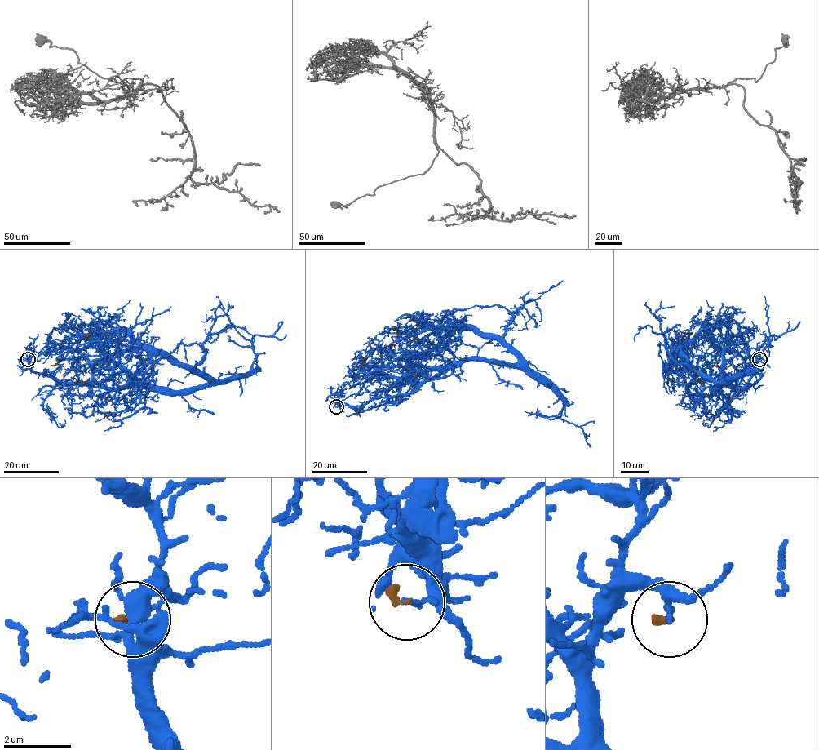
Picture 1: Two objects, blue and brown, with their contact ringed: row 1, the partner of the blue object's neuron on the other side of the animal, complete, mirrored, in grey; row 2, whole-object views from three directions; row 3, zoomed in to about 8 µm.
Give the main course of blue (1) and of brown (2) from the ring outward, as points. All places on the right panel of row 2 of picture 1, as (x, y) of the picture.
1: (760, 358), (752, 384), (712, 390), (716, 384), (683, 352), (702, 331), (718, 351), (689, 387)
2: (760, 358), (711, 366), (682, 341), (700, 383), (730, 397), (728, 399)

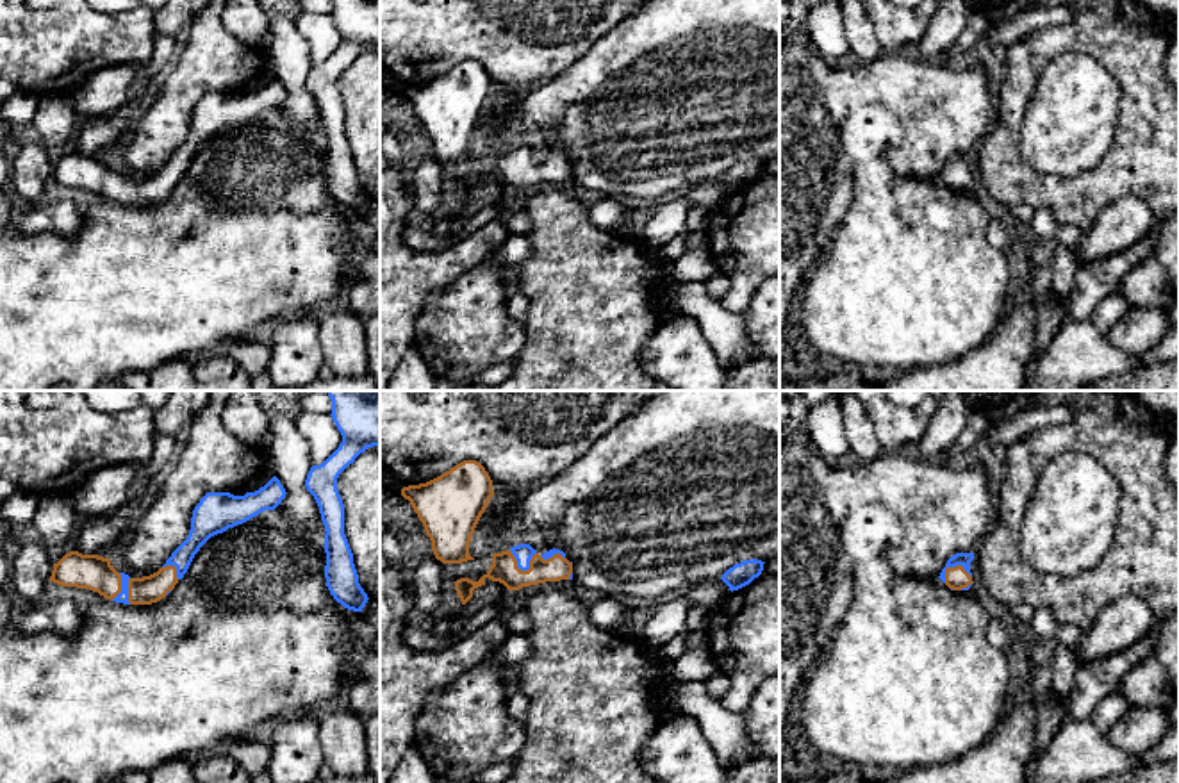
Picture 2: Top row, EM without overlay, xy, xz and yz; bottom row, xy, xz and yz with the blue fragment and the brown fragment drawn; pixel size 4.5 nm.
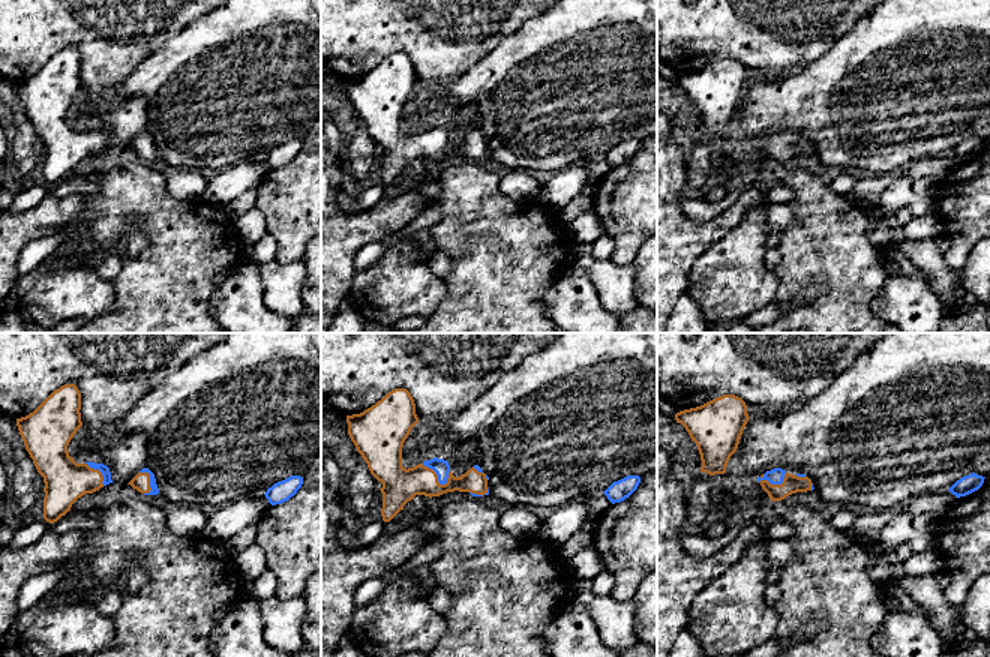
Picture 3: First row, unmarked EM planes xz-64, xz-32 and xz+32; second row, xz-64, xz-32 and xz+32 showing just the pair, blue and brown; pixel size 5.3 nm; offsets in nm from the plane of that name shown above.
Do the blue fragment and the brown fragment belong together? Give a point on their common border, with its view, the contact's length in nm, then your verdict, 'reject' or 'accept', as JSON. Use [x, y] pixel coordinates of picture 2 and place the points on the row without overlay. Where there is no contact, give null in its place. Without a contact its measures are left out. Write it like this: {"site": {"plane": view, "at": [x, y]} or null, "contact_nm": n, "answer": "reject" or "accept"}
{"site": {"plane": "xz", "at": [518, 164]}, "contact_nm": 130, "answer": "reject"}

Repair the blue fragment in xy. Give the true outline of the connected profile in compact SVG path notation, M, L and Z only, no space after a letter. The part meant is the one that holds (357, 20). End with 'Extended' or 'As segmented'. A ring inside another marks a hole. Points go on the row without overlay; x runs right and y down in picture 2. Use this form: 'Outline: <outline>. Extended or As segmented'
Outline: M332 0L330 16L342 43L323 64L310 68L305 87L314 96L326 130L323 146L326 187L344 209L362 212L369 198L359 184L344 136L344 105L337 78L367 48L380 48L380 0Z. As segmented

